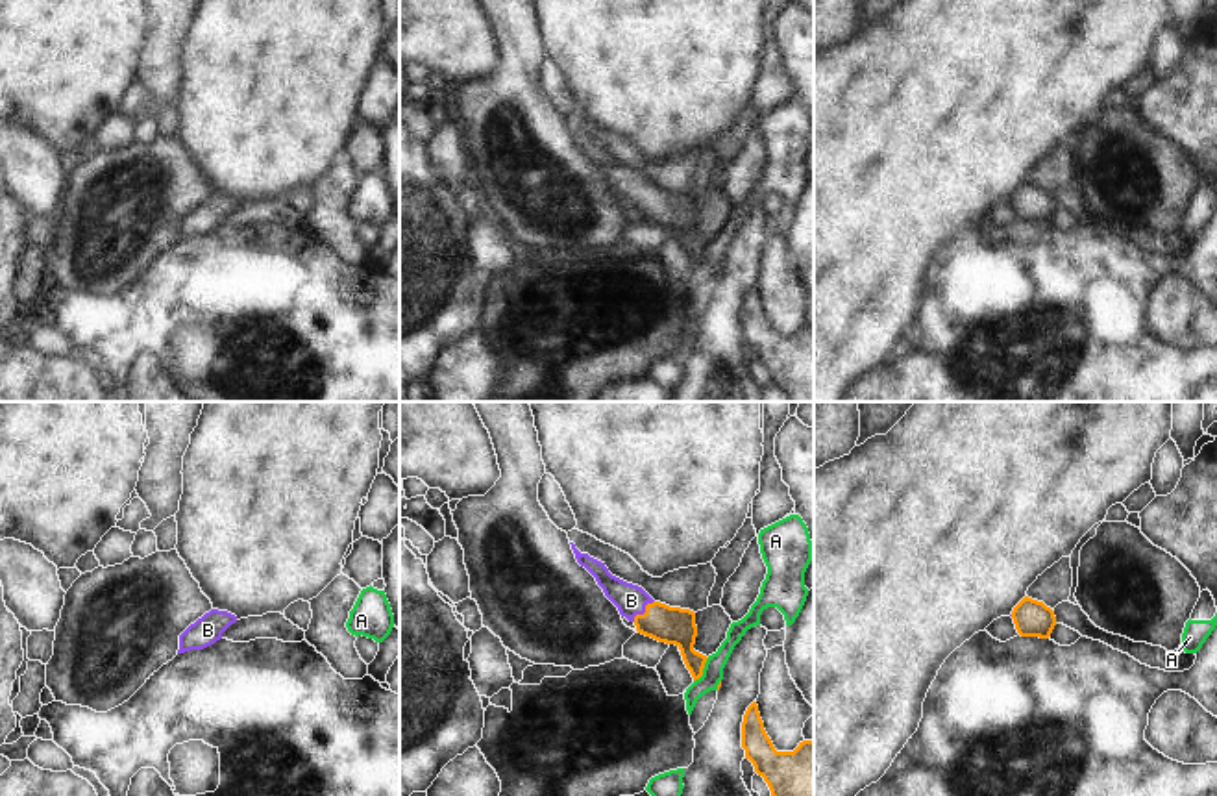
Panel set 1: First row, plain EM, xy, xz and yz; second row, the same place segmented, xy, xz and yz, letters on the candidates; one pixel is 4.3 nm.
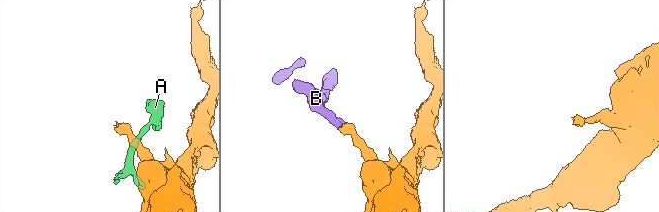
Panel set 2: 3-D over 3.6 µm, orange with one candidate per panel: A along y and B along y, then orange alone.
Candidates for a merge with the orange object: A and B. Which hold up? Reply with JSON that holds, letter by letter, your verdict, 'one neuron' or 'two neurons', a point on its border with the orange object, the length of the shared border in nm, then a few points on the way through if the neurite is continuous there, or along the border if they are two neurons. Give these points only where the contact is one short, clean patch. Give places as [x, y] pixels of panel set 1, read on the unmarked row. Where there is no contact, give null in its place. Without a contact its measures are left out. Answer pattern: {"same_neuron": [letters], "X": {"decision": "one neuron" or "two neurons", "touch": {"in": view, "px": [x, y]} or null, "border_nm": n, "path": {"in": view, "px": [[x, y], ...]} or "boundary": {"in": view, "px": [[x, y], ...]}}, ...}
{"same_neuron": ["B"], "A": {"decision": "two neurons", "touch": {"in": "xz", "px": [701, 256]}, "border_nm": 130, "boundary": {"in": "xz", "px": [[709, 243], [703, 258], [694, 267]]}}, "B": {"decision": "one neuron", "touch": {"in": "xz", "px": [646, 197]}, "border_nm": 130, "path": {"in": "xz", "px": [[666, 210], [655, 206], [646, 197], [631, 186]]}}}

